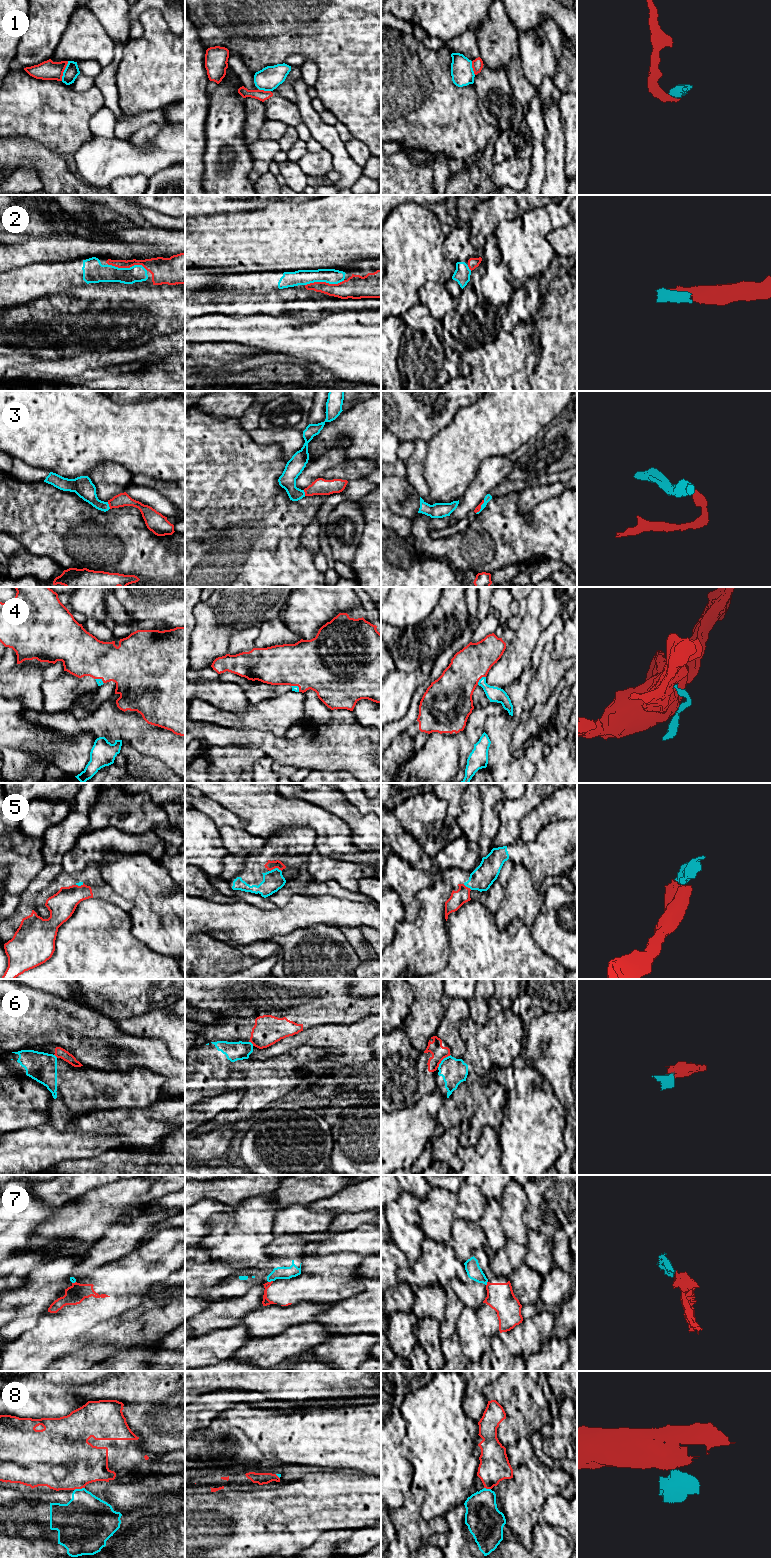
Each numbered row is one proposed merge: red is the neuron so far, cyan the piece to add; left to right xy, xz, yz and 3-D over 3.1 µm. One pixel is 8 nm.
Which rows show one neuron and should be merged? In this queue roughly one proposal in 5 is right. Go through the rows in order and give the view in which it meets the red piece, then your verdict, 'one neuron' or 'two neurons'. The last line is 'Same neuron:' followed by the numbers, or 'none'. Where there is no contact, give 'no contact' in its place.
1: meets red in xy; two neurons
2: meets red in xy; one neuron
3: meets red in xy; one neuron
4: meets red in yz; one neuron
5: meets red in xz; two neurons
6: meets red in yz; two neurons
7: meets red in xz; two neurons
8: meets red in xy; two neurons
Same neuron: 2, 3, 4

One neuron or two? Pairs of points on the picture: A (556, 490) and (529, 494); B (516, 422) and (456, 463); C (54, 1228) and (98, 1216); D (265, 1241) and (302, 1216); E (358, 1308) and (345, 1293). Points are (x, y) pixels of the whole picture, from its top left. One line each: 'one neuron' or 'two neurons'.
A: one neuron
B: one neuron
C: one neuron
D: two neurons
E: two neurons

